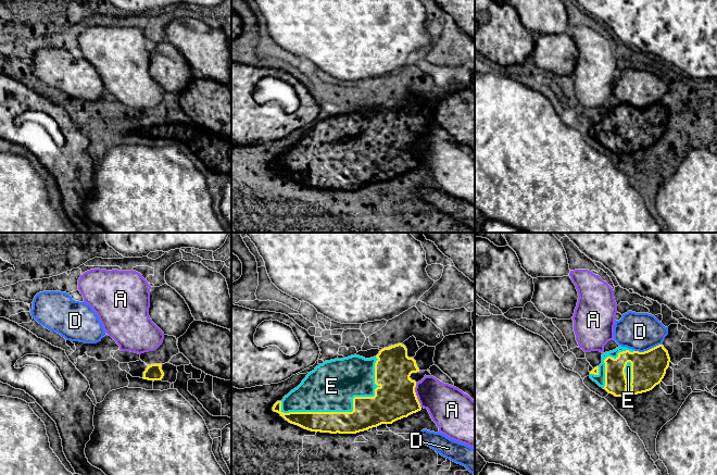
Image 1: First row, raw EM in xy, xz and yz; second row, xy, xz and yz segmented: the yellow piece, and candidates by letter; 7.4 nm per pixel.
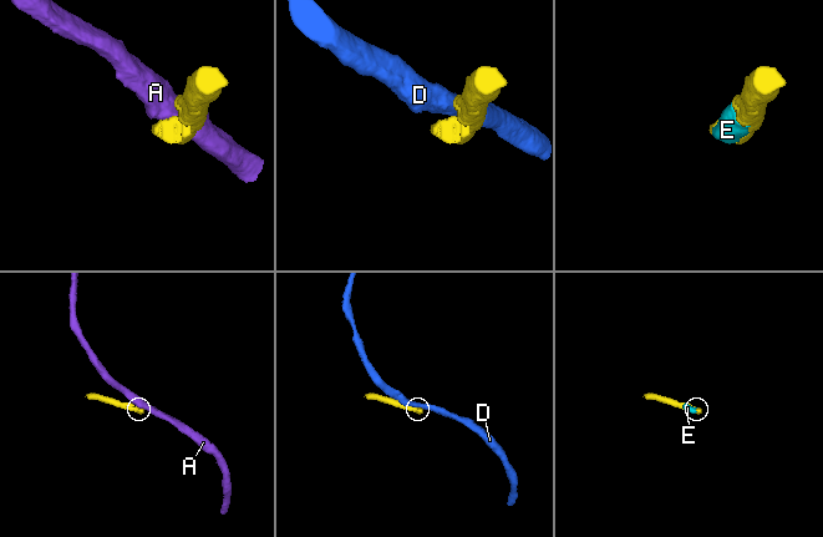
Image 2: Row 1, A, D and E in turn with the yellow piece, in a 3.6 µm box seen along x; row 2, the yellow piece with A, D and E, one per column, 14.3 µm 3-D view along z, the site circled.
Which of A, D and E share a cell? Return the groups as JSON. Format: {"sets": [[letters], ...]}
{"sets": [["A"], ["D"], ["E"]]}

